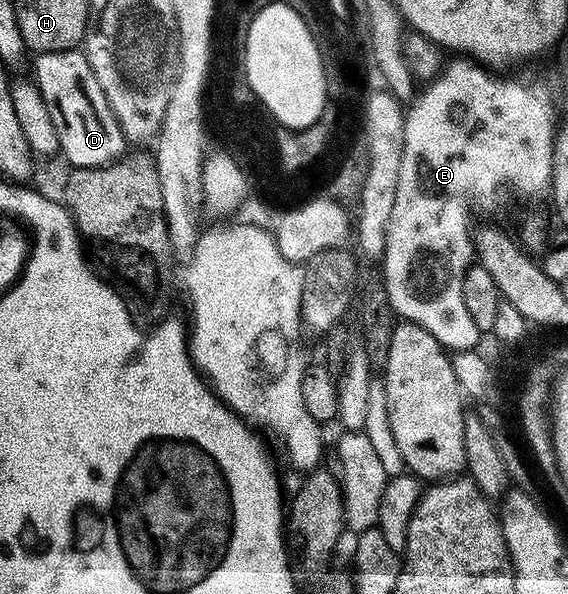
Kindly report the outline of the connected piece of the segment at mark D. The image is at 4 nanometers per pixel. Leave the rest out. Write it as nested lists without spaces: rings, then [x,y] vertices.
[[[72,48],[66,51],[39,52],[35,59],[32,77],[50,110],[51,120],[58,132],[59,152],[69,162],[66,163],[72,167],[104,167],[122,159],[128,147],[127,139],[83,50]]]

